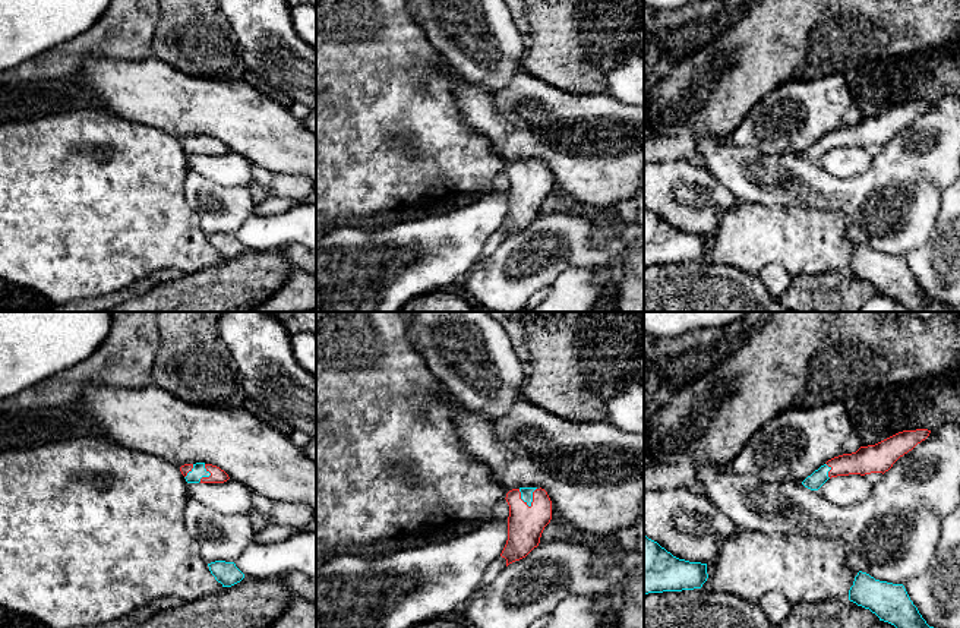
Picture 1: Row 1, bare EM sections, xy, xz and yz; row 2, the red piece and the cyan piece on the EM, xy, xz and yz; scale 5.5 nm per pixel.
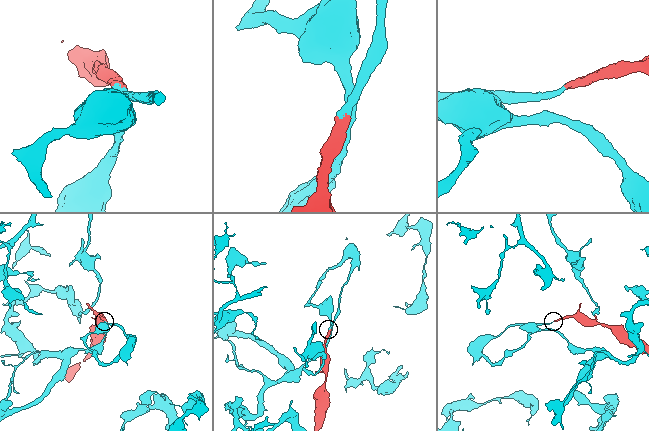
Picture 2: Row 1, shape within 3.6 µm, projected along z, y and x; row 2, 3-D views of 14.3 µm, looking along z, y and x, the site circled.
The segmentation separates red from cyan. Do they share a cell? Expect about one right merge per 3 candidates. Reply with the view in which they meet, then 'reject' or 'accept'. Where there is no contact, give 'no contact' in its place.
contact in xz; accept

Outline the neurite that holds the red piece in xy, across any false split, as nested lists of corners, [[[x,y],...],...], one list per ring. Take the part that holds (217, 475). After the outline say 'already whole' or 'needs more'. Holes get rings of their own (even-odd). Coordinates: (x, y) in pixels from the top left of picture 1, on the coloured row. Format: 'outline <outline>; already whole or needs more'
outline [[[205,463],[184,464],[180,471],[187,483],[224,483],[230,479],[220,467]]]; needs more

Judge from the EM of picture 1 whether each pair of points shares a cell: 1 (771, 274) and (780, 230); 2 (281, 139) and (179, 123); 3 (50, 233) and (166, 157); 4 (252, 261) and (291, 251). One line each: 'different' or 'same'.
1: different
2: same
3: same
4: different

